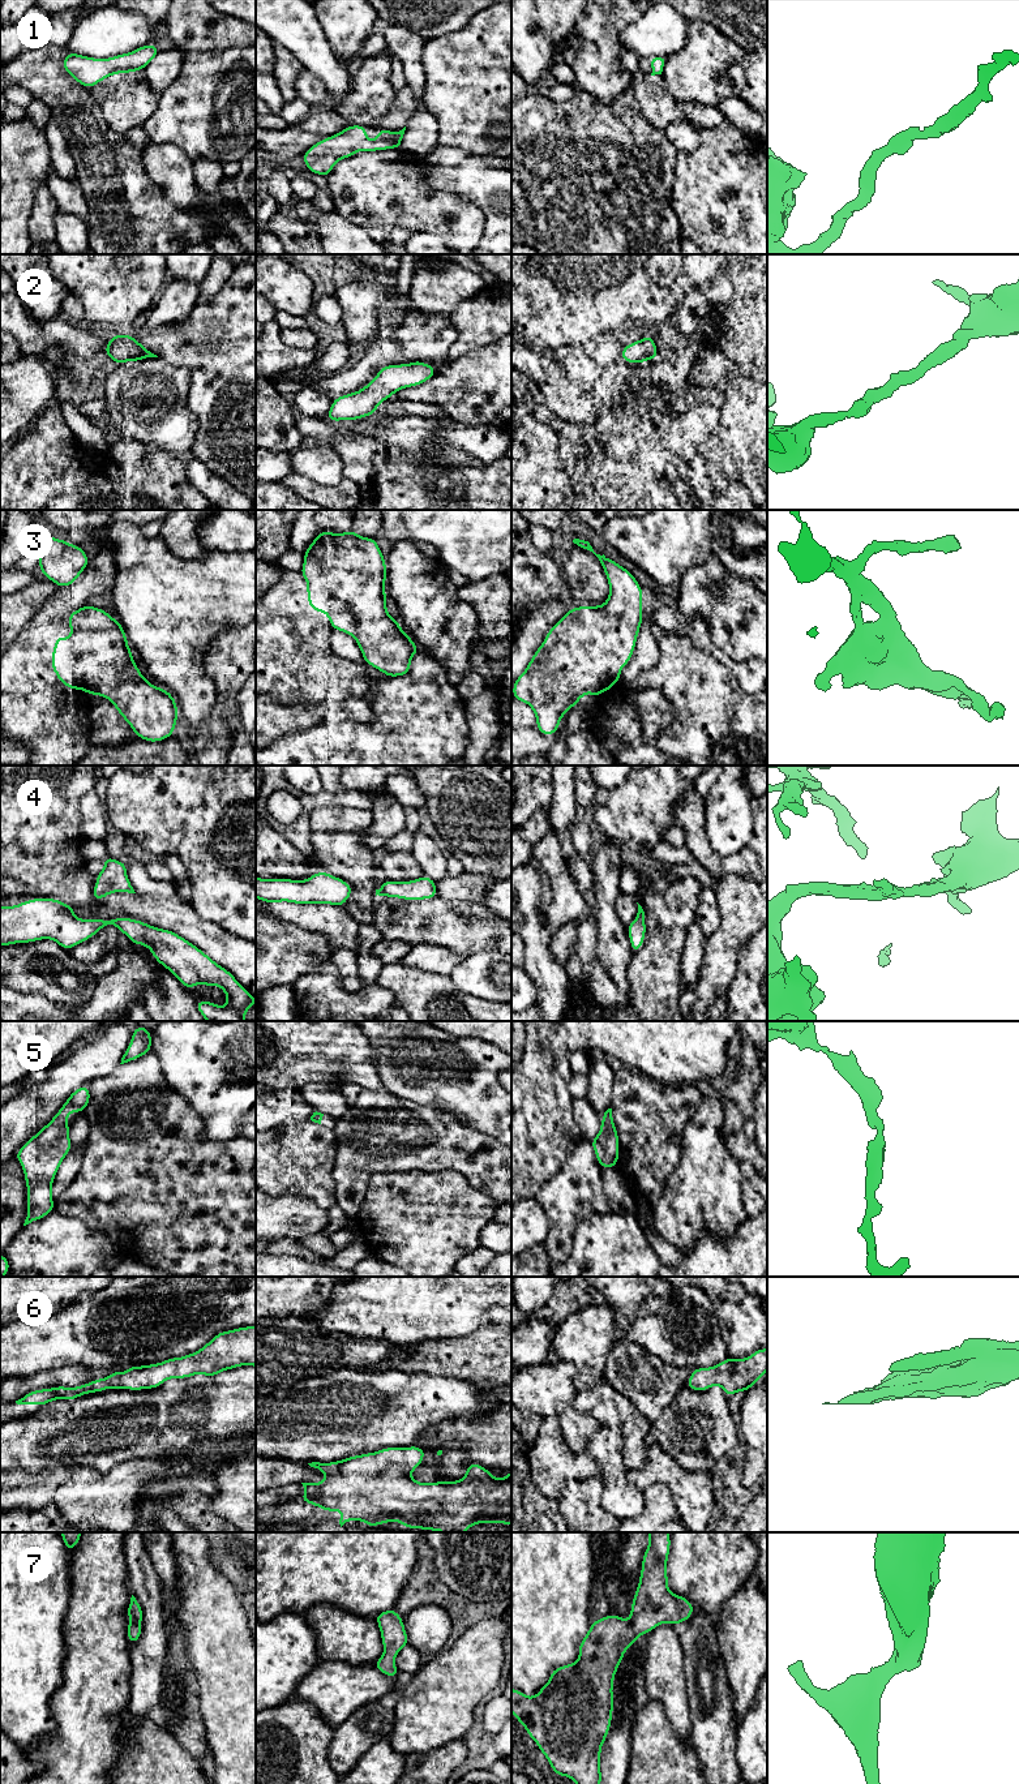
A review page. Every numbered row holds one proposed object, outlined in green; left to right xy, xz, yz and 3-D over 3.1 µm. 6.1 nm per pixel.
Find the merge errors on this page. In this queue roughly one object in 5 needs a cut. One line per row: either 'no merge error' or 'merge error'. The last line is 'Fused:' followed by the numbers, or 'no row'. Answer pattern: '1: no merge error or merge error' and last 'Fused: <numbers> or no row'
1: no merge error
2: no merge error
3: no merge error
4: no merge error
5: no merge error
6: no merge error
7: no merge error
Fused: no row

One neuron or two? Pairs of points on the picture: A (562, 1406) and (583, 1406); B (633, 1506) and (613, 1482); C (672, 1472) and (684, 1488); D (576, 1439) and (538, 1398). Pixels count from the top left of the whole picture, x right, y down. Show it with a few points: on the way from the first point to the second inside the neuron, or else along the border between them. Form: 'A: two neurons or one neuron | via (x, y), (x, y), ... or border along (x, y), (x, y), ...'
A: two neurons | border along (577, 1390), (574, 1407), (589, 1414), (598, 1424)
B: one neuron | via (626, 1500), (616, 1488)
C: one neuron | via (676, 1476), (684, 1484)
D: one neuron | via (574, 1426), (551, 1398)

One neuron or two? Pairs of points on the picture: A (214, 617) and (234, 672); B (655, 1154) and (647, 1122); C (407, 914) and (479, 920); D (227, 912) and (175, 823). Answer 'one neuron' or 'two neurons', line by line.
A: two neurons
B: one neuron
C: one neuron
D: one neuron

